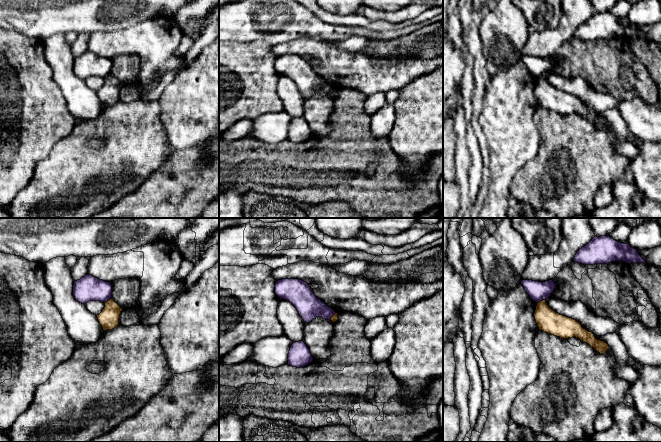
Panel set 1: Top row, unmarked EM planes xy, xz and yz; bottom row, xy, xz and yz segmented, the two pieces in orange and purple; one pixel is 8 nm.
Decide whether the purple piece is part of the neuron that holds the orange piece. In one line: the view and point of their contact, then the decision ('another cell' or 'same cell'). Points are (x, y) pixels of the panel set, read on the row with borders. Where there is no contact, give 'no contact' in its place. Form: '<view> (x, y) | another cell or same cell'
yz (542, 300) | another cell

